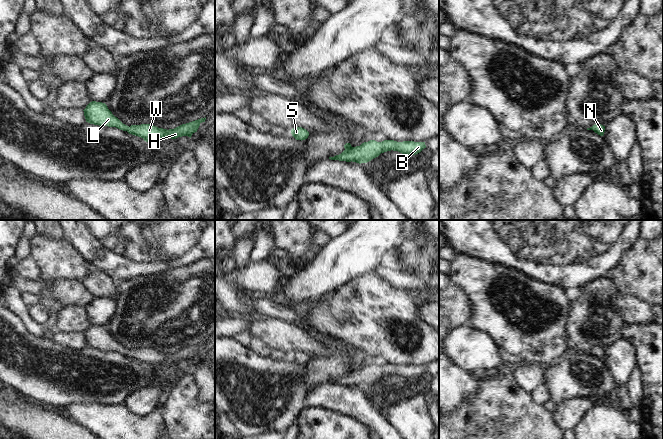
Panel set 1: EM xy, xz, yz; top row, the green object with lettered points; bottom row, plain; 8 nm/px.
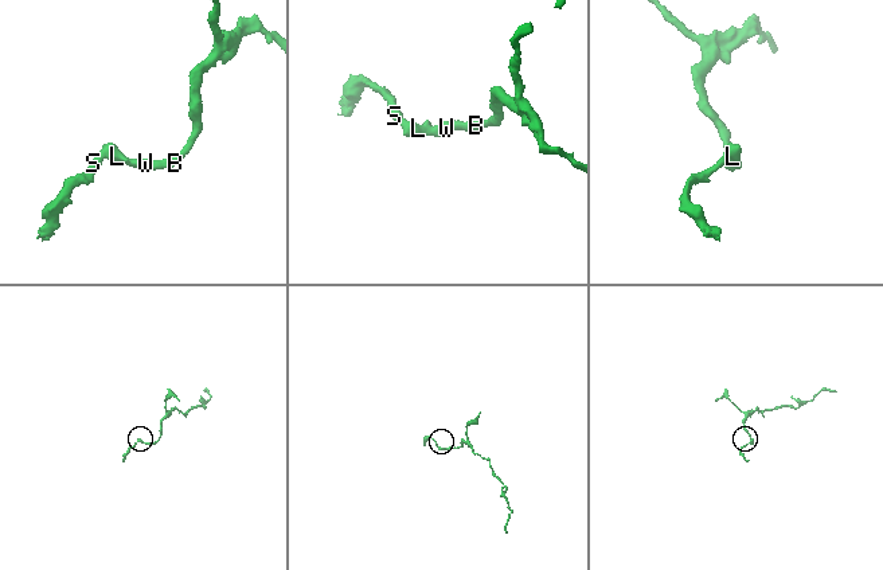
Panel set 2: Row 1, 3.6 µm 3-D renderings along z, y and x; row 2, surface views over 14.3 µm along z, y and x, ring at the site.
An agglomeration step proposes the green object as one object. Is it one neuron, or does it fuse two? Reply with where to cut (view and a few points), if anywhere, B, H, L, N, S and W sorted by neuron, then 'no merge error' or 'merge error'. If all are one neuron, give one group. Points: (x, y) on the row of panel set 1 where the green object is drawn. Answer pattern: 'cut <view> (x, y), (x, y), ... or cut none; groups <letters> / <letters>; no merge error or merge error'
cut none; groups B H L N S W; no merge error

